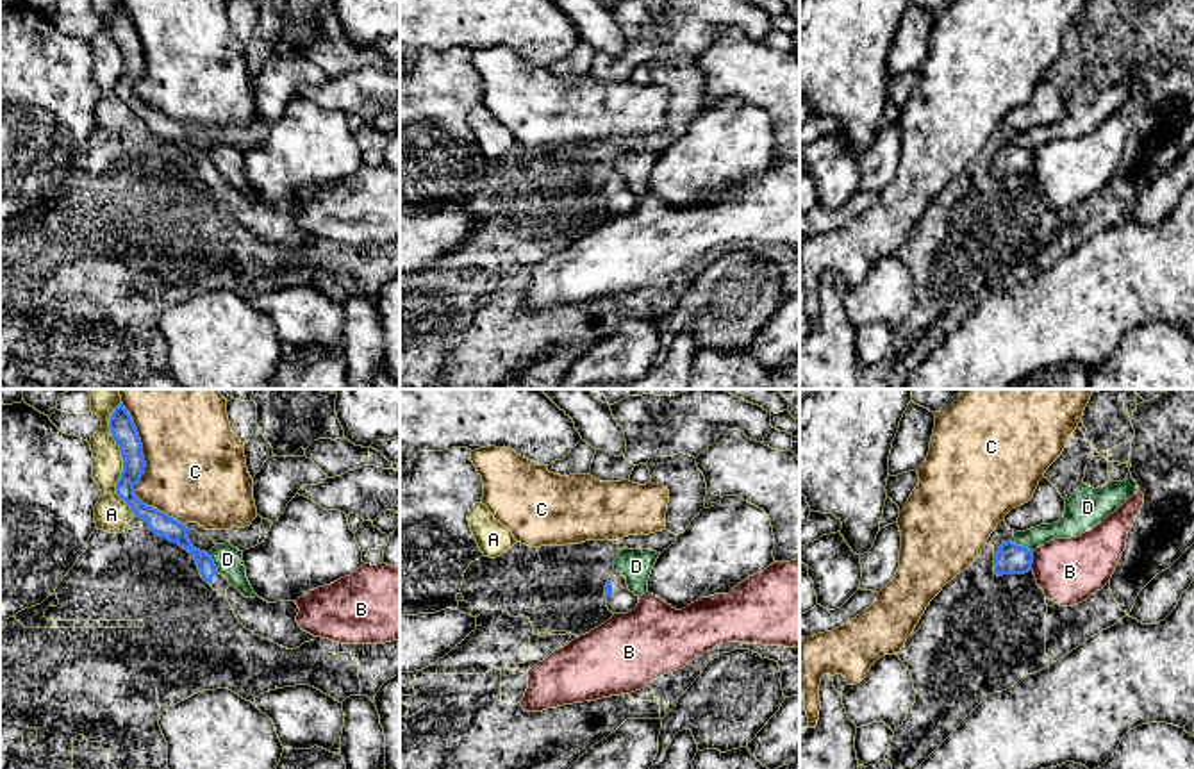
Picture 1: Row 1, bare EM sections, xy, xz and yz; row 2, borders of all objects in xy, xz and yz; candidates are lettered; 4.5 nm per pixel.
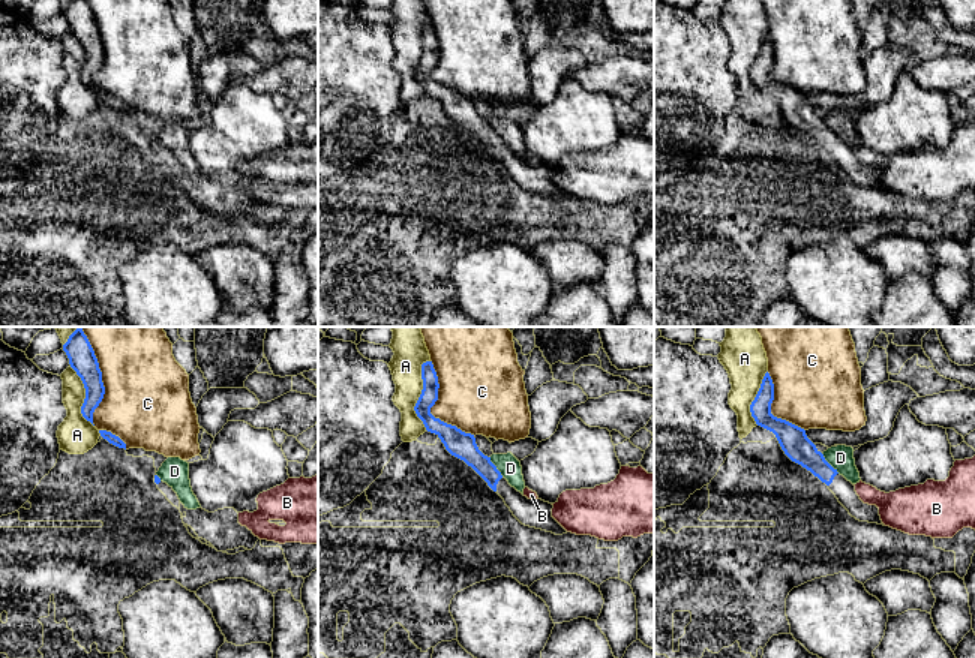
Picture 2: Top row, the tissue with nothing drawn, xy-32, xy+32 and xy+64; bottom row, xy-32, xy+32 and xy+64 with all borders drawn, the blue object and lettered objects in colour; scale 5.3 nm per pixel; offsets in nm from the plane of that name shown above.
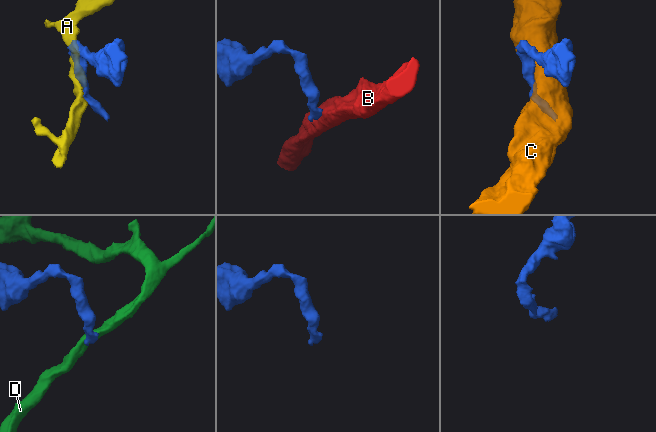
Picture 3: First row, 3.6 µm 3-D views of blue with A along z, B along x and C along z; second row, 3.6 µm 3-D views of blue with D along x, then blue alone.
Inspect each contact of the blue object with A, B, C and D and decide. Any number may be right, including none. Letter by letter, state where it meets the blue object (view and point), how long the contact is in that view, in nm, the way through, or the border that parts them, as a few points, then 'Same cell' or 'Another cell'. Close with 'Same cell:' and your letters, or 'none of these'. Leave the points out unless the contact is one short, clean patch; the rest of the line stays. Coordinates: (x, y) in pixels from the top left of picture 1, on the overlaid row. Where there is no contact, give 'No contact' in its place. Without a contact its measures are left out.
A: Touches blue at xy (124, 459). Shared border 550 nm. Another cell
B: Touches blue at yz (1032, 561). Shared border 90 nm. Boundary: yz (1034, 552), (1030, 570). Another cell
C: Touches blue at xy (143, 471). Shared border 650 nm. Another cell
D: Touches blue at yz (1021, 546). Shared border 120 nm. Boundary: yz (1011, 539), (1032, 552). Another cell
Same cell: none of these

